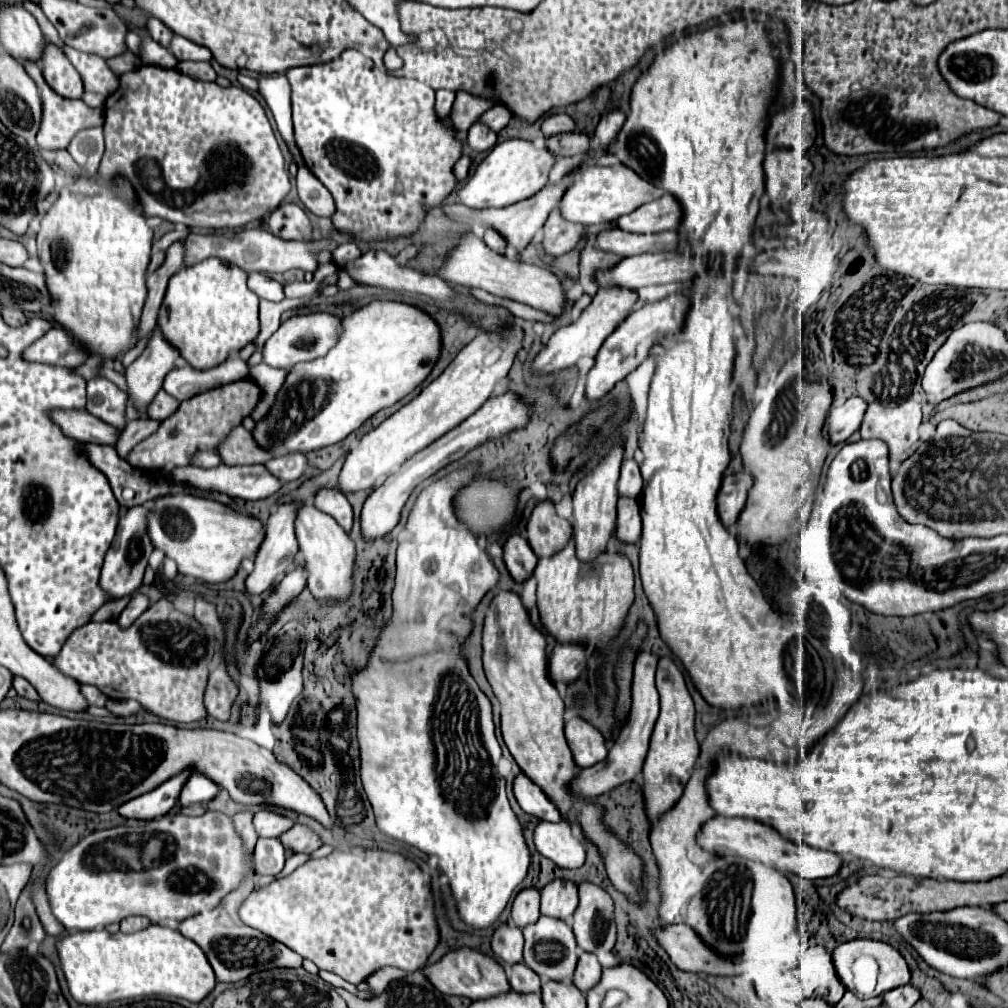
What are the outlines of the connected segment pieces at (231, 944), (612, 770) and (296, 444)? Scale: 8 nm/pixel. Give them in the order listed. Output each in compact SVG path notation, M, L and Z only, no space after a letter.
M247 881L239 891L233 891L211 915L213 917L191 917L179 923L179 933L185 935L187 939L195 941L207 955L215 975L219 981L223 983L237 983L241 979L247 979L253 973L259 971L269 971L269 969L277 969L277 967L285 967L285 969L297 969L303 967L303 959L291 951L285 945L279 945L277 941L273 941L271 937L263 935L257 929L251 929L249 925L245 925L239 919L239 907L241 903L247 899L249 891L253 889L253 881Z
M641 653L637 657L635 667L633 667L633 705L631 705L629 723L623 727L623 731L615 739L605 761L579 771L579 777L573 779L573 783L571 783L571 793L579 795L583 799L585 797L587 799L599 797L601 793L607 793L621 783L633 781L635 775L641 773L643 763L645 763L645 755L647 755L647 747L649 747L649 739L653 733L653 725L655 725L657 715L659 715L659 693L655 689L655 669L657 669L657 657L655 655Z
M371 301L369 305L357 309L351 317L343 319L343 335L325 357L299 363L289 371L283 391L277 395L277 403L253 431L255 441L265 449L287 447L293 451L313 451L343 441L371 415L395 405L419 387L439 361L441 347L439 323L419 307L399 301Z

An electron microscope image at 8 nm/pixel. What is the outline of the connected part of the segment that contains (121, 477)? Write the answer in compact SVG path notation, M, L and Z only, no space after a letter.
M83 443L81 445L81 453L89 459L89 463L93 463L101 473L105 473L105 477L109 479L111 483L111 489L113 489L113 495L115 499L119 501L121 507L135 507L135 505L143 505L147 501L153 501L157 497L163 497L163 495L169 495L169 493L179 493L179 491L185 491L185 493L201 493L189 485L175 485L175 483L169 483L167 479L163 477L147 477L143 475L139 469L131 467L125 459L121 459L115 451L115 447L111 445L93 445L93 443Z

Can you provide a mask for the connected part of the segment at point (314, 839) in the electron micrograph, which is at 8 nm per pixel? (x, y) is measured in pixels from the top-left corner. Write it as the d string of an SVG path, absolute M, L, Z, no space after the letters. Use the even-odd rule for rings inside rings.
M305 825L291 827L279 839L281 839L281 843L285 847L291 847L295 853L313 853L315 849L319 849L323 845L321 839L319 839L319 835L313 829L305 827Z

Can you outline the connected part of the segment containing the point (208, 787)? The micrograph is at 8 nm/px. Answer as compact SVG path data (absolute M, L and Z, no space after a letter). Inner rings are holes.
M191 775L187 779L187 783L183 785L183 791L179 795L179 805L181 807L189 807L193 803L207 803L211 801L215 795L219 793L219 787L215 783L211 783L205 775Z

